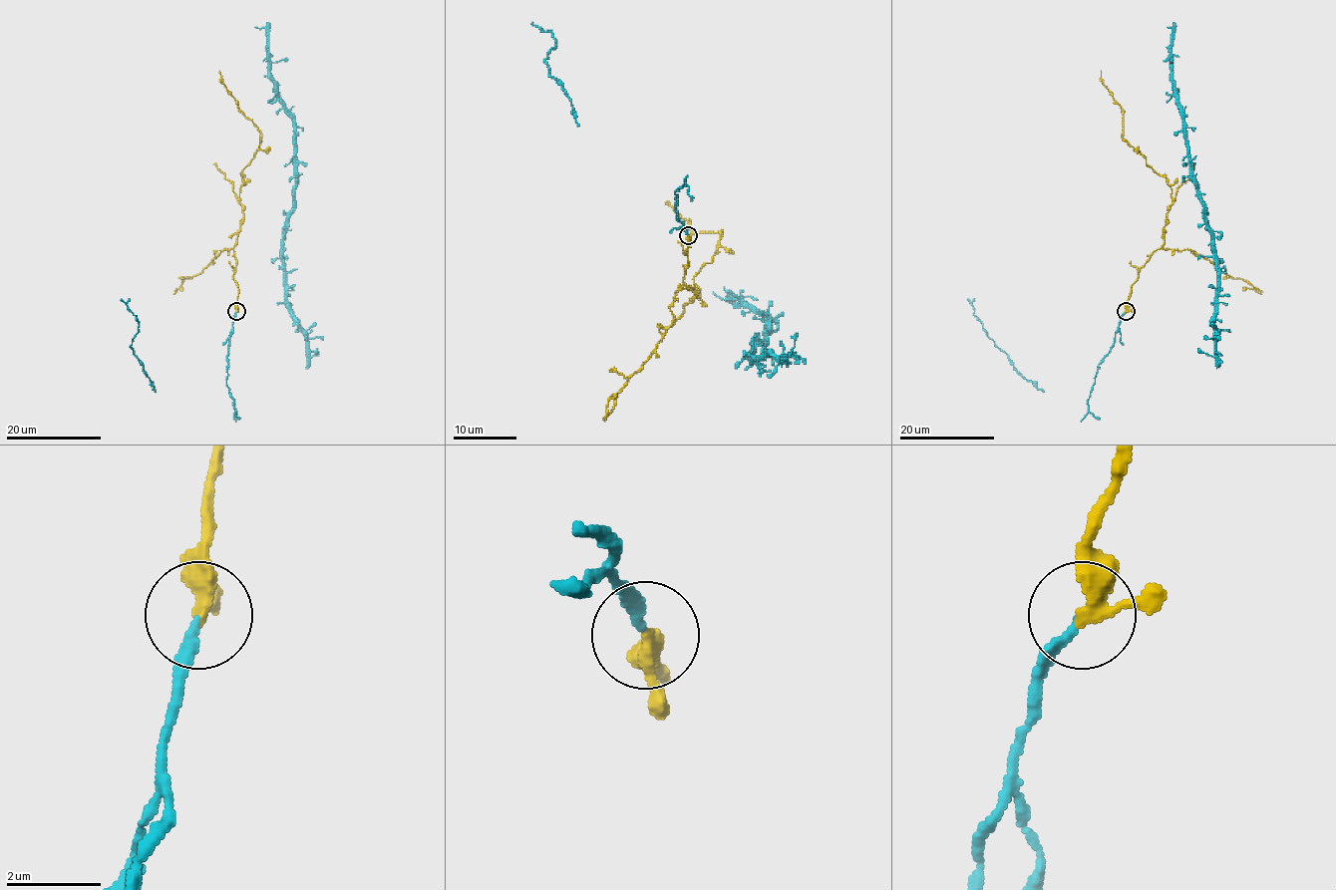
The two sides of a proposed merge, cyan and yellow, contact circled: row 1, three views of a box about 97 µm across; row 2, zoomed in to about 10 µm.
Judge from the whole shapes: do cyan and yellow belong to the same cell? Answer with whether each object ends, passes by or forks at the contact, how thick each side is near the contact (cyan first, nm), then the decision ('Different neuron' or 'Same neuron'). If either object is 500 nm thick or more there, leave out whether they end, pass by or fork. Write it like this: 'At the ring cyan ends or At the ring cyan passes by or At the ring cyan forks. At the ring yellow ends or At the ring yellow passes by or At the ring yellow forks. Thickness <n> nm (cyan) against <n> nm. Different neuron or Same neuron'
At the ring cyan ends. At the ring yellow passes by. Thickness 200 nm (cyan) against 280 nm. Same neuron

